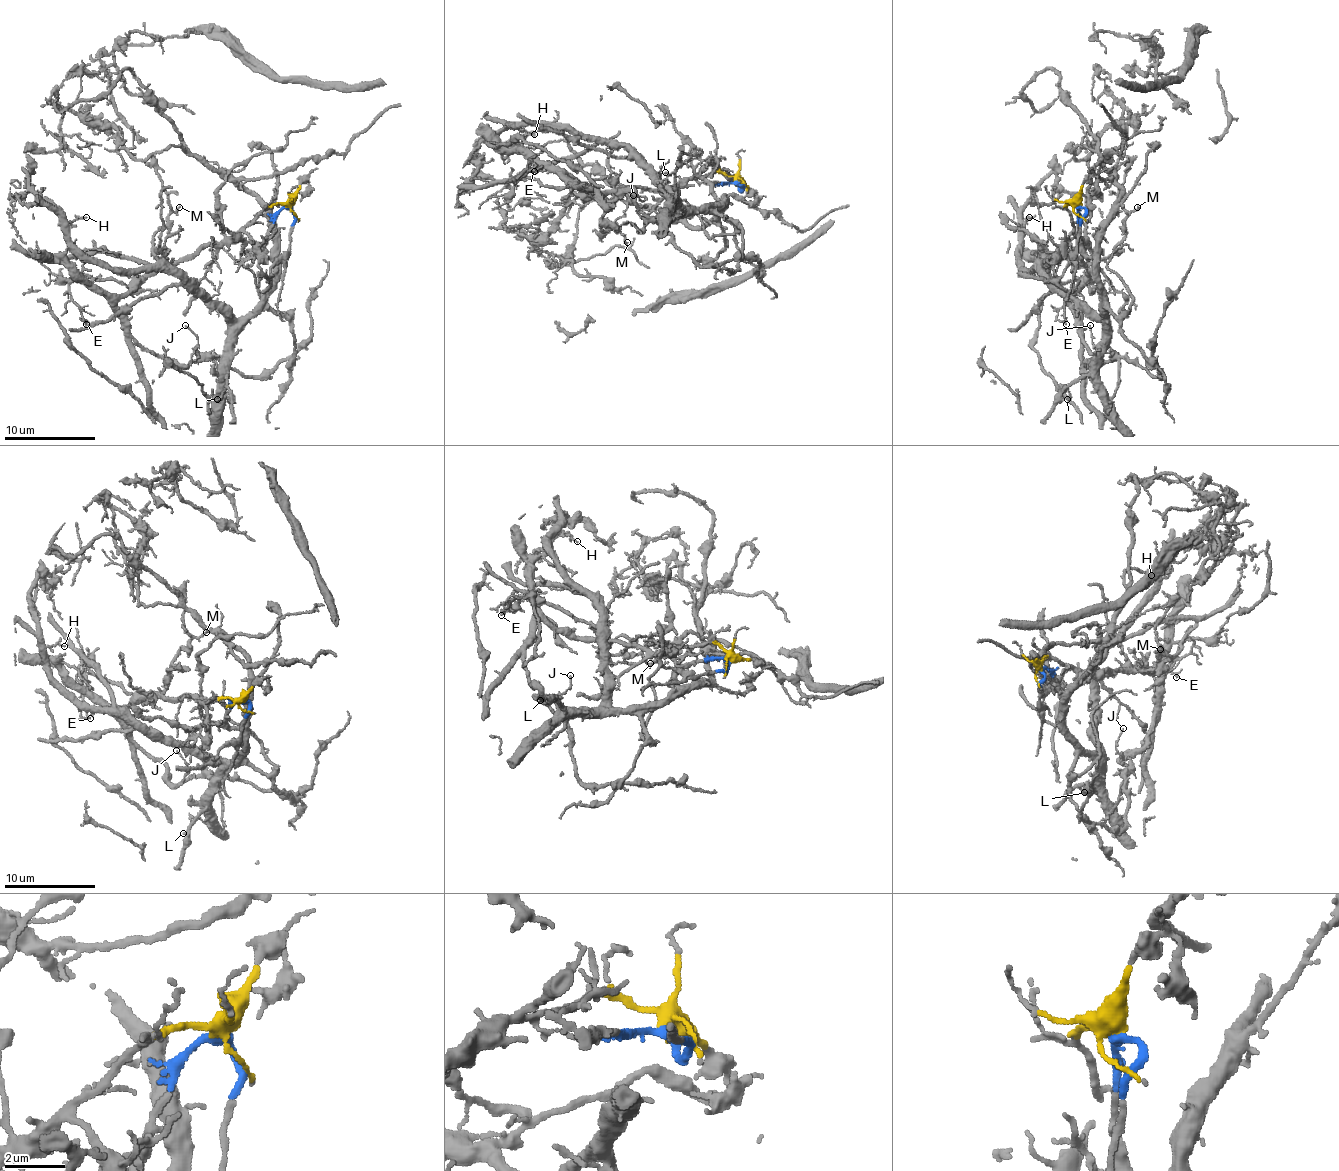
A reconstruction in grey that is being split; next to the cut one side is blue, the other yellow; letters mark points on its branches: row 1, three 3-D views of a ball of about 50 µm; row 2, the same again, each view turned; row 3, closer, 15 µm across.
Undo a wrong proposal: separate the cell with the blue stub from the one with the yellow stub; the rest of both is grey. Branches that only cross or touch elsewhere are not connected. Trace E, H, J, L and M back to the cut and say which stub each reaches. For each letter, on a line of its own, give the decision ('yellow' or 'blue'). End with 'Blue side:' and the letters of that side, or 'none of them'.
E: yellow
H: blue
J: yellow
L: blue
M: yellow
Blue side: H, L

